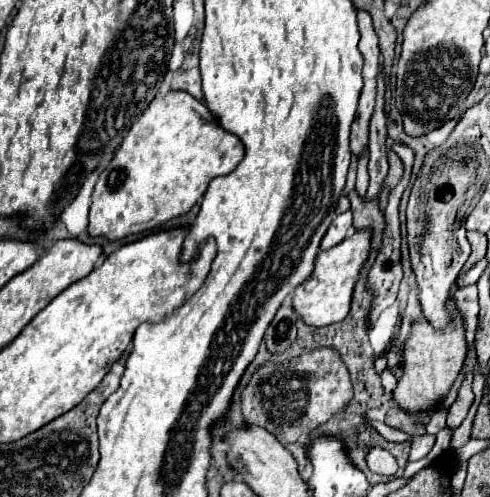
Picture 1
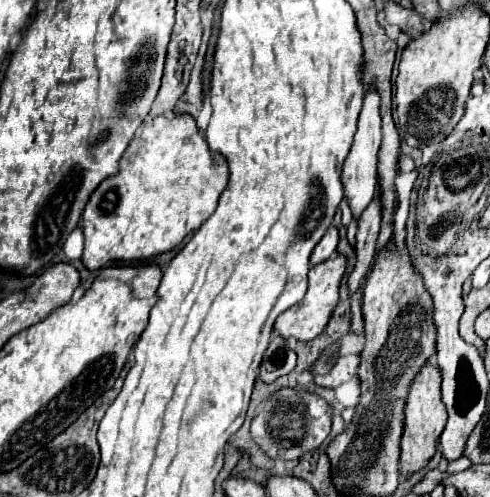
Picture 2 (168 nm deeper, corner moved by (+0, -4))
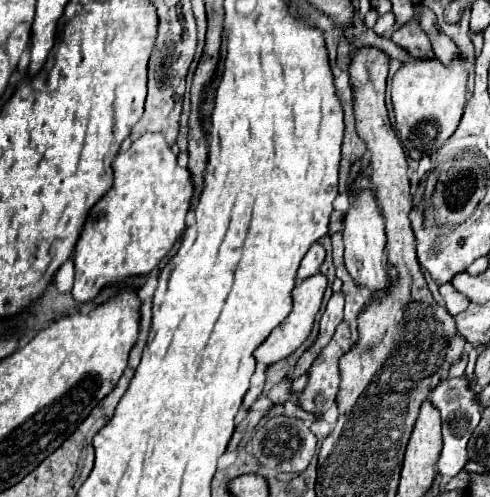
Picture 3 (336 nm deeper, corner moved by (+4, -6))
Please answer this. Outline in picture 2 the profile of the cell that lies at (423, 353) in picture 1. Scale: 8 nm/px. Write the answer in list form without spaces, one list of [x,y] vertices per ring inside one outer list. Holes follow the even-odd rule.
[[[424,365],[424,369],[416,375],[416,381],[412,383],[412,389],[408,393],[406,401],[406,419],[404,419],[404,435],[402,435],[402,457],[400,457],[400,477],[408,479],[412,473],[420,471],[436,453],[436,441],[446,425],[446,413],[442,405],[442,395],[440,395],[440,383],[442,383],[442,373],[440,369],[432,369],[432,365]]]

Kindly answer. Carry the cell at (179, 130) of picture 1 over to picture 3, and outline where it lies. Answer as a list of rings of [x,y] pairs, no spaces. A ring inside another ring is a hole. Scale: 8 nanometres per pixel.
[[[144,133],[114,163],[112,189],[92,207],[80,239],[74,247],[76,279],[72,295],[76,301],[88,301],[98,291],[130,275],[152,271],[166,257],[186,229],[186,215],[192,207],[194,181],[186,167],[180,167],[164,135]]]

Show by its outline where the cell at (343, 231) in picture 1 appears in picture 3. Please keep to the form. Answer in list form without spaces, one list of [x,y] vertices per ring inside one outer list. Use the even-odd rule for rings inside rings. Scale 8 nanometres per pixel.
[[[314,243],[308,253],[304,255],[302,263],[300,263],[300,269],[298,269],[298,279],[306,279],[310,275],[316,275],[320,271],[320,265],[326,257],[326,251],[322,247],[322,243]]]

